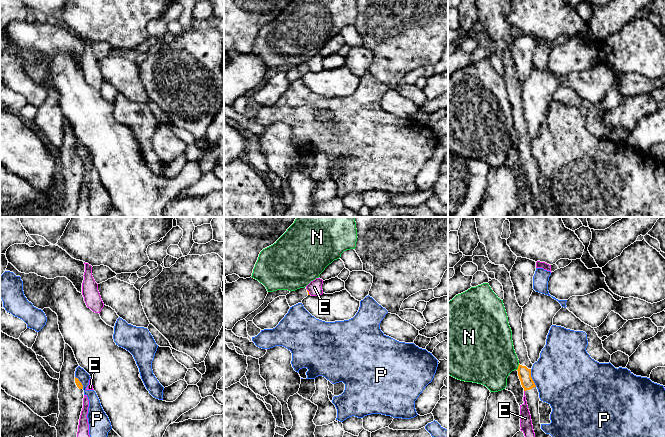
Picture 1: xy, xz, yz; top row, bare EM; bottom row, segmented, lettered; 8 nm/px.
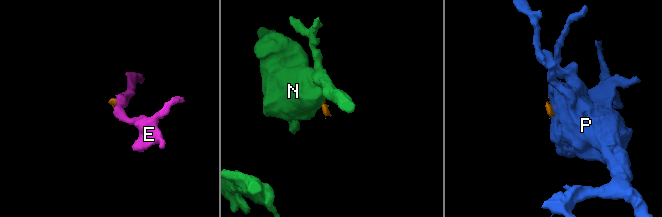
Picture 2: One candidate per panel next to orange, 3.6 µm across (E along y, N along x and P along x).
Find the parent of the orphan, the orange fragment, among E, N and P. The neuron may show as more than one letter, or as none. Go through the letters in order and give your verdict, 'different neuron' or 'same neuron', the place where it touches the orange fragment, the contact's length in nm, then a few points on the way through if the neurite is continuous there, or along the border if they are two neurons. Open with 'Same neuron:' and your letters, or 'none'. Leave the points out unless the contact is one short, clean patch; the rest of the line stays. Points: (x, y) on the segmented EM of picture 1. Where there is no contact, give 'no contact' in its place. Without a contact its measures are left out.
Same neuron: none
E: different neuron; meets orange in xz at (308, 292); contact 50 nm long; border along xz (307, 289), (310, 294)
N: different neuron; meets orange in yz at (518, 367); contact 50 nm long; border along yz (519, 364), (516, 369)
P: different neuron; meets orange in yz at (531, 378); contact 150 nm long; border along yz (530, 369), (530, 375), (536, 386)

